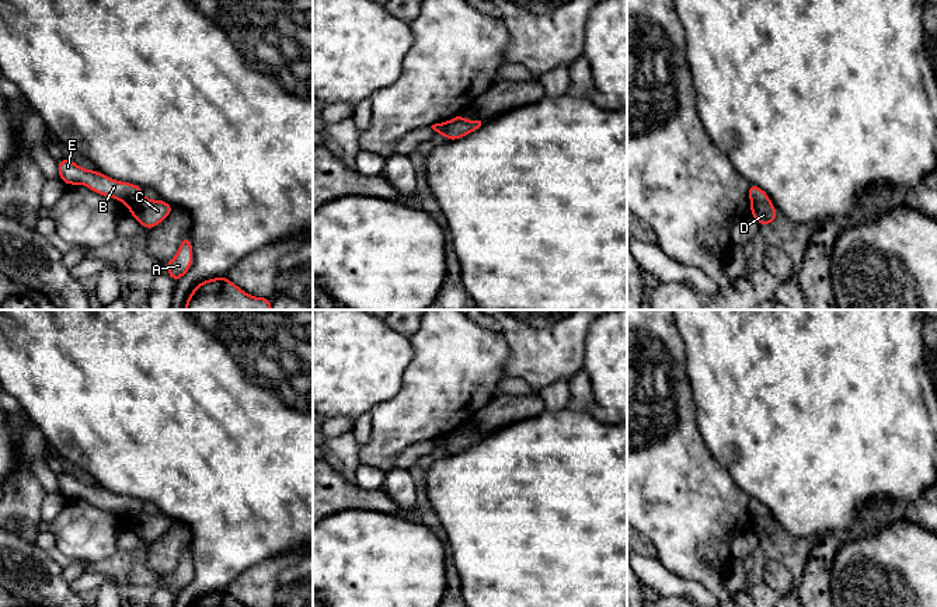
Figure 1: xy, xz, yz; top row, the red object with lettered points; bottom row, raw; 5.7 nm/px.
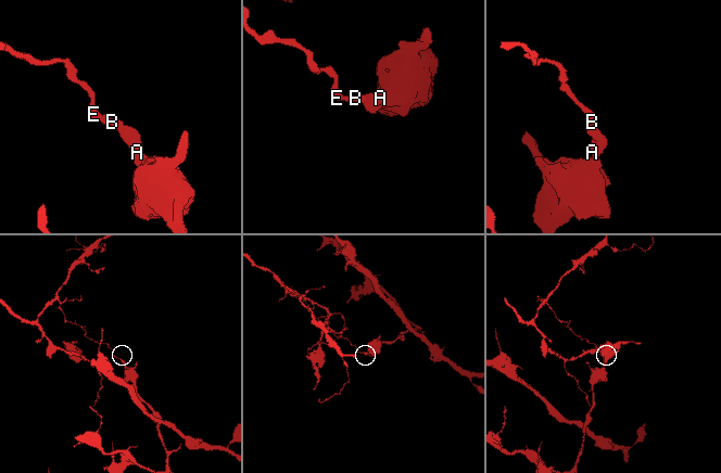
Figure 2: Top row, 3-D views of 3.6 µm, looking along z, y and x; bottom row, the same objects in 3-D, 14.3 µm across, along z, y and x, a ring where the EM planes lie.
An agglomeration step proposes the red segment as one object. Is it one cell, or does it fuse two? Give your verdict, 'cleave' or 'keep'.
cleave

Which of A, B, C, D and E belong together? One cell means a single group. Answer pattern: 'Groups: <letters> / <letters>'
Groups: A C D / B E

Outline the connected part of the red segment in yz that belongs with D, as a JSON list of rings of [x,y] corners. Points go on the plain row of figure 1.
[[[770,513],[762,516],[752,516],[750,530],[755,531],[762,541],[776,534],[777,524]]]

